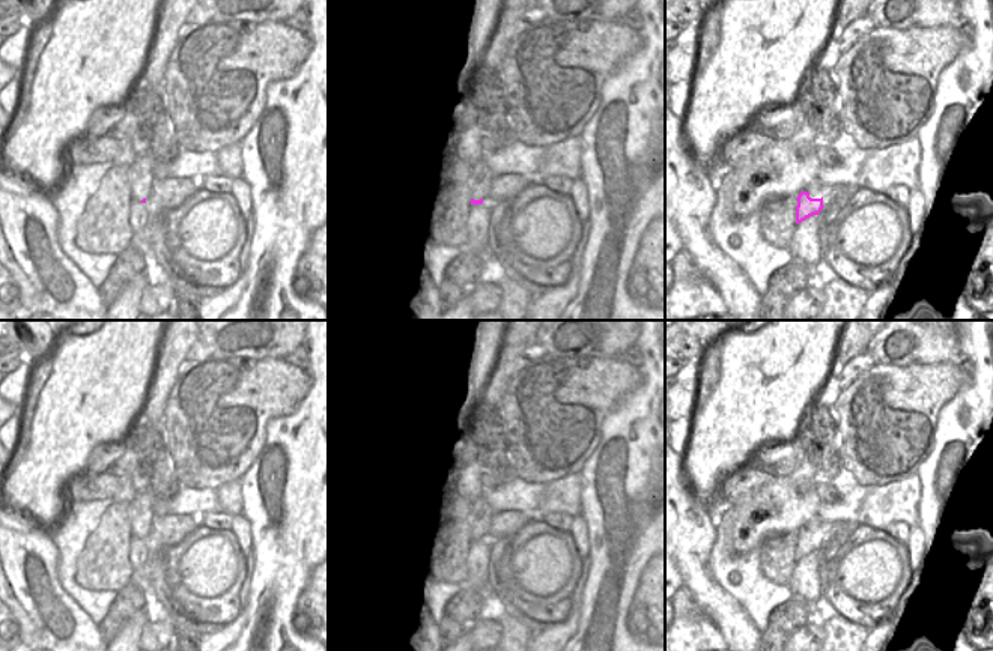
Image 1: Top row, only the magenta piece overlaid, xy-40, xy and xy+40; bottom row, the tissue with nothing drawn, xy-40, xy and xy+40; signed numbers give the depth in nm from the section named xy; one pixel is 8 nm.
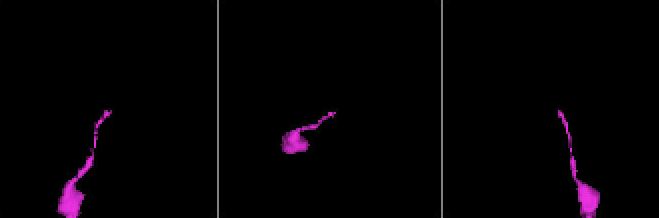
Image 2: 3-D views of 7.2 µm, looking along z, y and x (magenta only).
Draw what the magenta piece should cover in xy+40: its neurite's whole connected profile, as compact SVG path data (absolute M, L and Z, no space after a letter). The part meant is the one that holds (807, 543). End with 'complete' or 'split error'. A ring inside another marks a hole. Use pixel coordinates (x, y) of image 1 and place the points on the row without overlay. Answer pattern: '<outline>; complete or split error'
M809 520L799 532L796 543L796 559L802 559L812 552L818 552L823 543L823 522Z; split error

